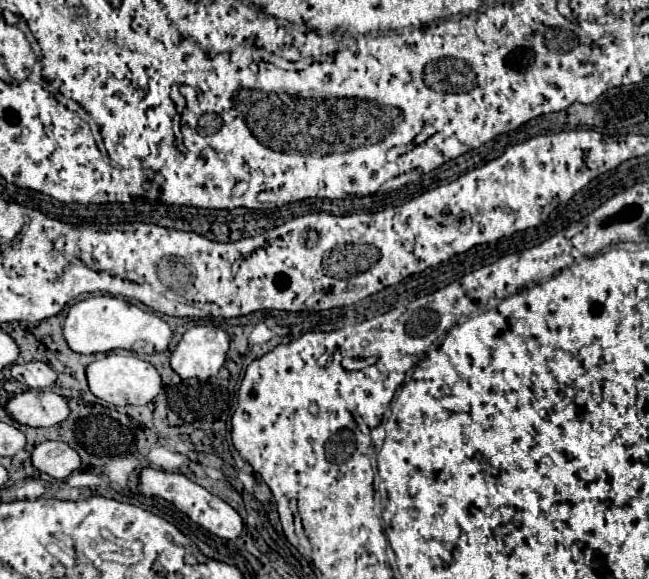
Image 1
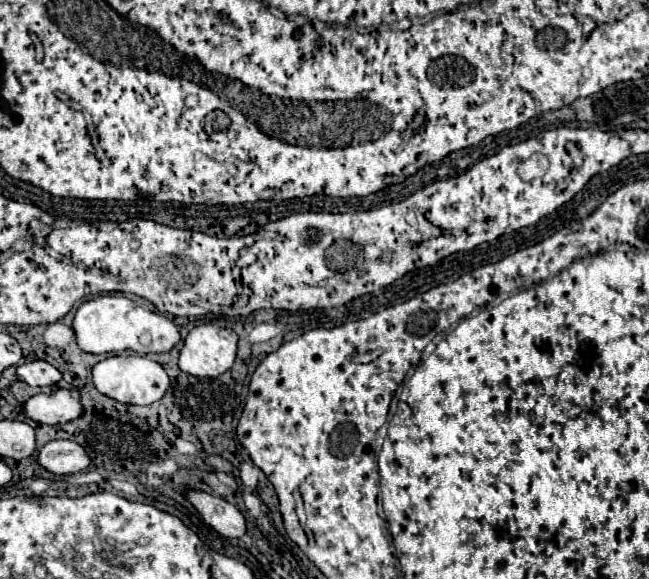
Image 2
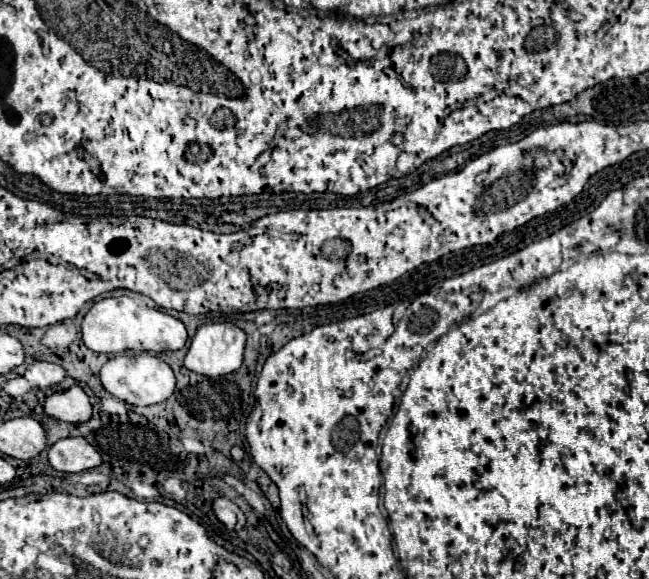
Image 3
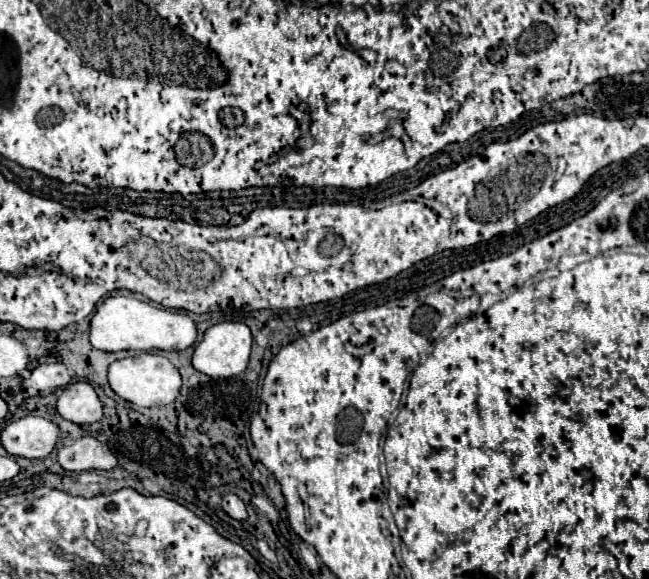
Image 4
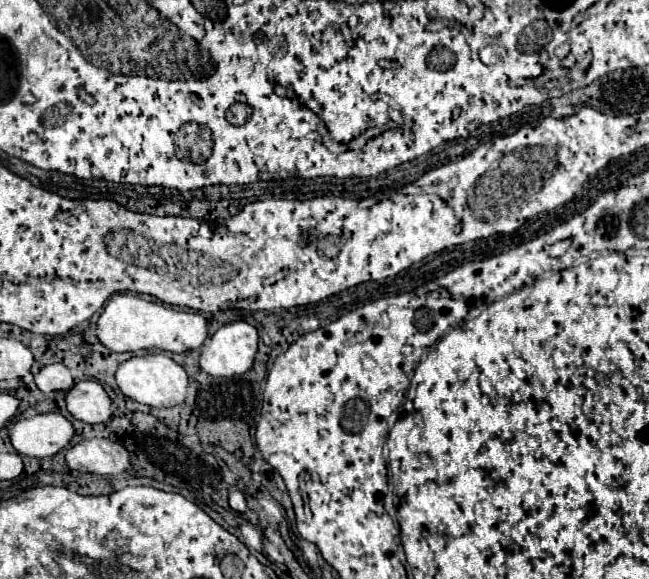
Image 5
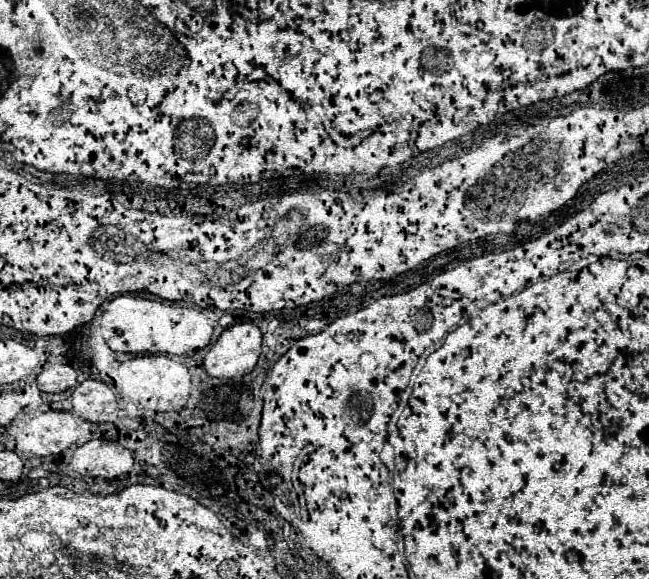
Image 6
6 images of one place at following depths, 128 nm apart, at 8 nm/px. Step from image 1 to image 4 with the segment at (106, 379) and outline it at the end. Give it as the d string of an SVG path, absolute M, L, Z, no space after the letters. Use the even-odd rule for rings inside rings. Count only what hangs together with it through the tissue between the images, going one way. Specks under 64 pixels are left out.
M144 352L132 358L122 358L110 364L108 370L108 382L110 388L124 400L132 402L134 406L142 406L142 408L150 408L150 406L166 406L170 402L174 402L180 394L180 386L182 386L182 378L178 368L164 356L160 354L152 354L152 352Z

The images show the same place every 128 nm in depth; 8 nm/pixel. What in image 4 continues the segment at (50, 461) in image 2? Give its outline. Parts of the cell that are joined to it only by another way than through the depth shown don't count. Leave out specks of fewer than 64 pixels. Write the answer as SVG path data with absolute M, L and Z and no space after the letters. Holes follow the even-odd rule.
M90 436L78 438L70 446L62 446L58 450L58 462L64 470L72 472L114 470L118 466L118 458L110 452L110 448Z

